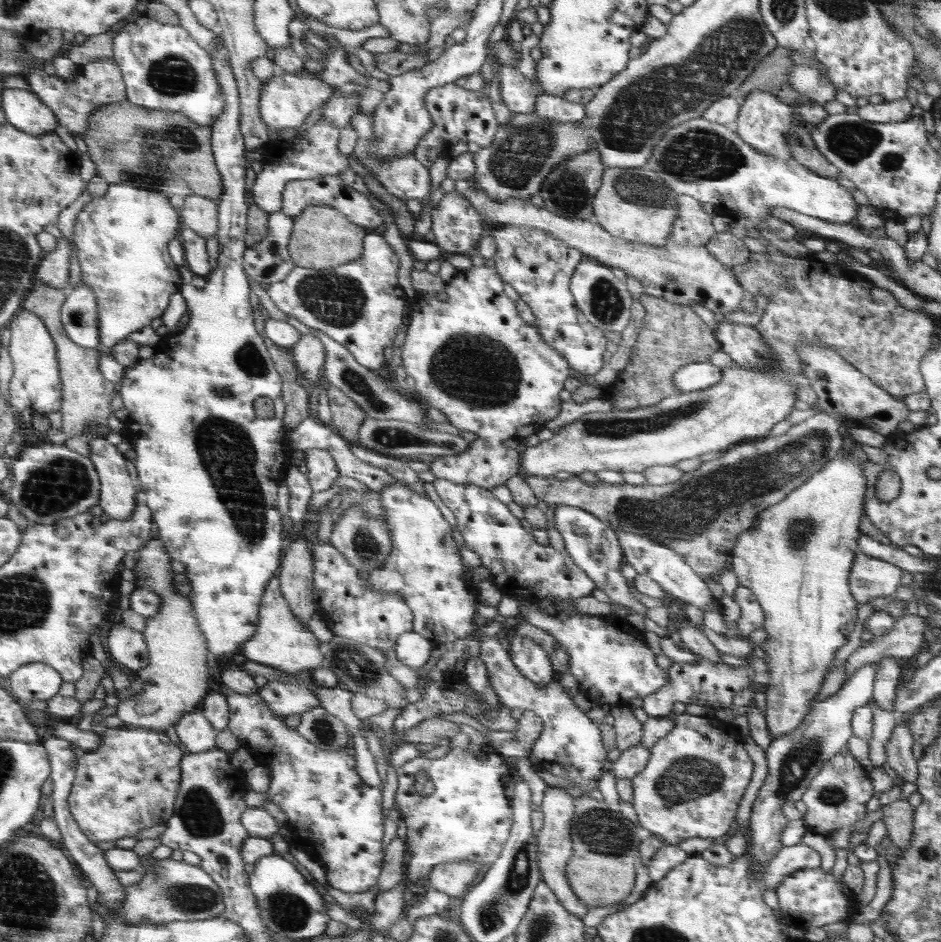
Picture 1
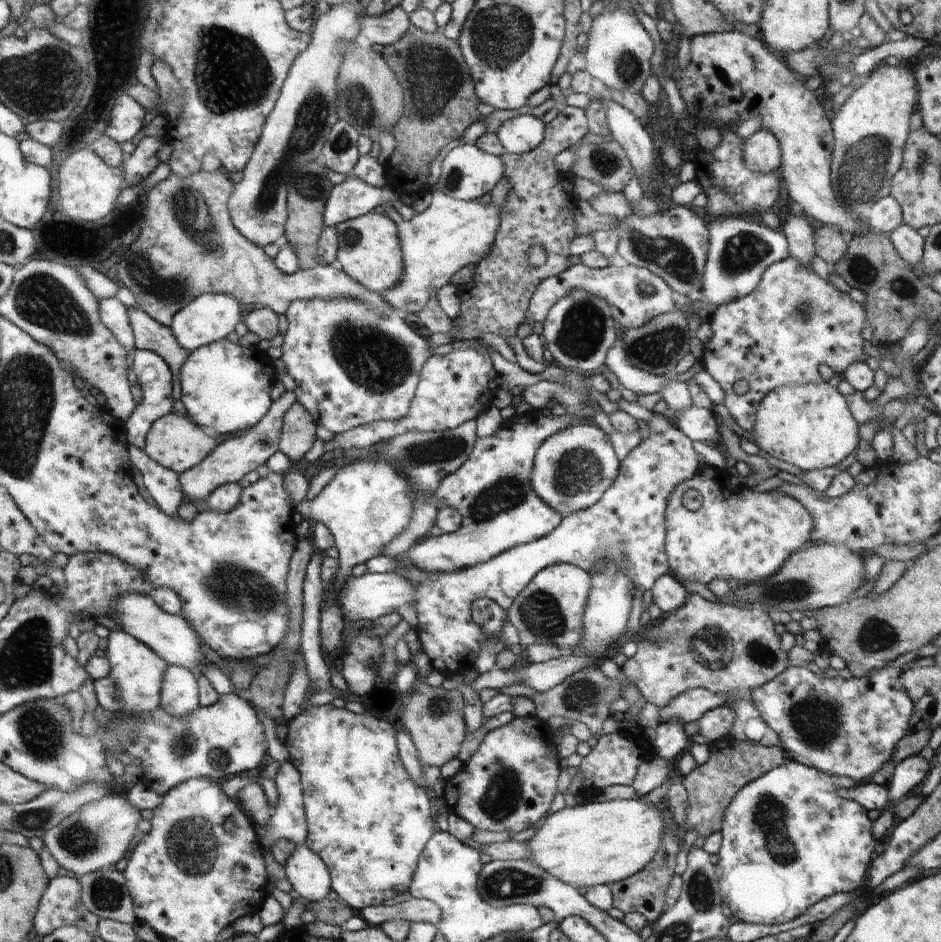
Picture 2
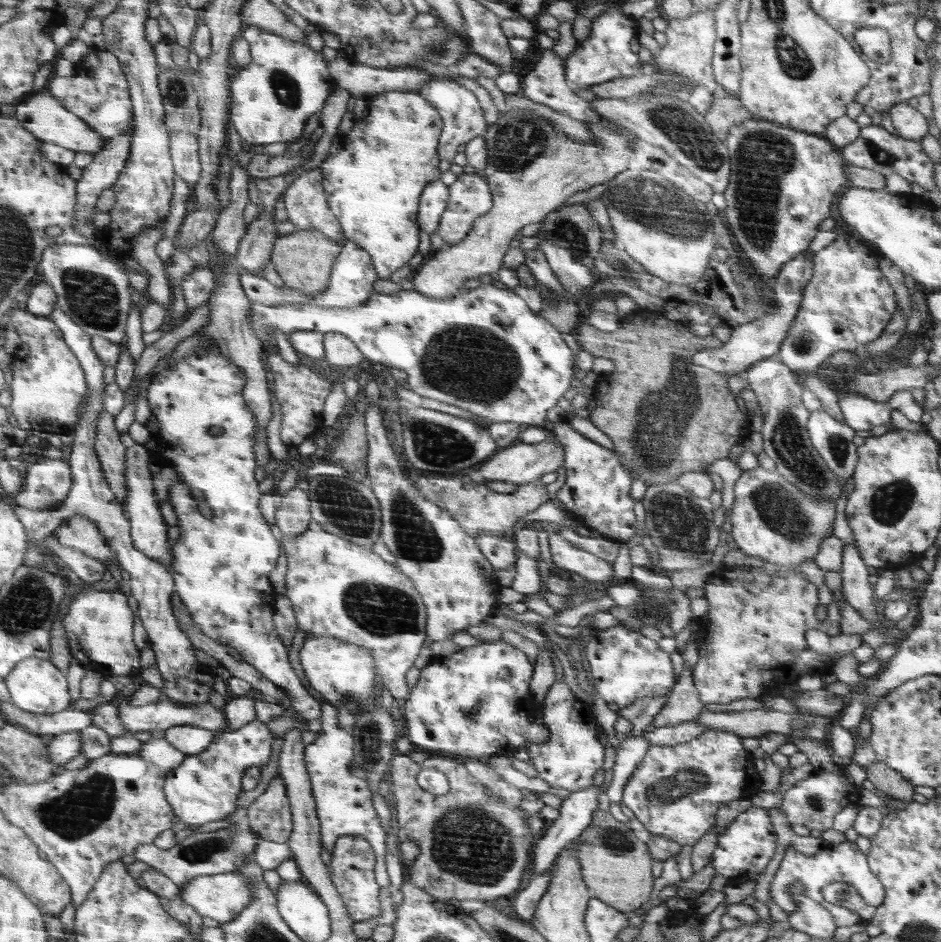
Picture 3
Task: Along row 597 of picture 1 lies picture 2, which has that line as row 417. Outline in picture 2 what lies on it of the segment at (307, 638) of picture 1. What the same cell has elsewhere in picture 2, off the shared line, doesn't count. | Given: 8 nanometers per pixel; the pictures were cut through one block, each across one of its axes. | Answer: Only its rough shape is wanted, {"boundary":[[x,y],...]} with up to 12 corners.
{"boundary":[[294,392],[260,423],[225,438],[182,473],[188,500],[205,505],[280,450]]}

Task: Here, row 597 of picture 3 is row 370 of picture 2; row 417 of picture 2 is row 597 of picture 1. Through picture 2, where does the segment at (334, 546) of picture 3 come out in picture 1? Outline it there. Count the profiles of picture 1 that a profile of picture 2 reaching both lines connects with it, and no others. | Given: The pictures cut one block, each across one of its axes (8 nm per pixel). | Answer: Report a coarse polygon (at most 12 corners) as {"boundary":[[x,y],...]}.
{"boundary":[[317,535],[312,600],[336,636],[385,655],[406,689],[421,682],[397,659],[412,632],[402,593],[378,591]]}

